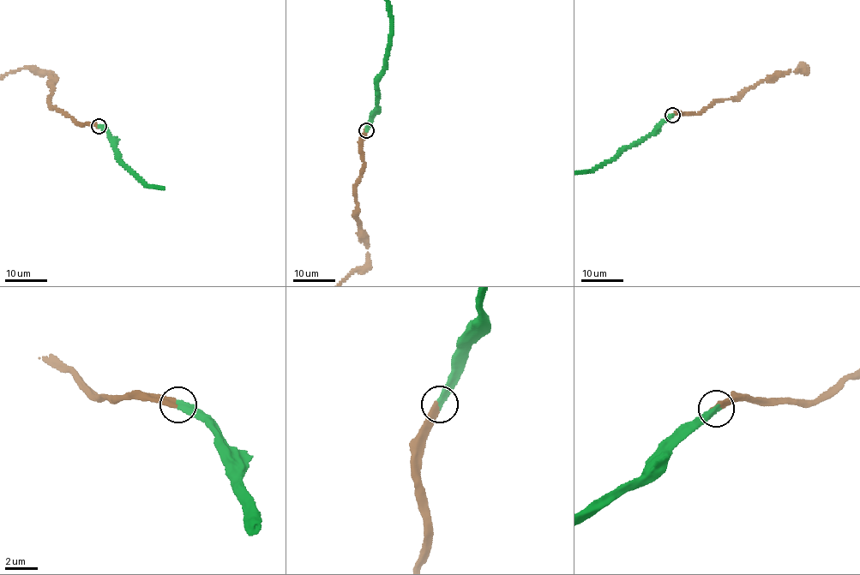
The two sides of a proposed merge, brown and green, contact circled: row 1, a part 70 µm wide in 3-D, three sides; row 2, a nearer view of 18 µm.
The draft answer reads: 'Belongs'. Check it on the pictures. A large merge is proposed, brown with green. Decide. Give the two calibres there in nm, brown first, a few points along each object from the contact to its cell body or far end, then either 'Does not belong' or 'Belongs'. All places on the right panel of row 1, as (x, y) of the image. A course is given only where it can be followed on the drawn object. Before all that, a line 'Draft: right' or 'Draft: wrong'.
Draft: right
Thickness 440 nm (brown) against 440 nm. Course of green: (672, 115), (664, 119), (652, 134), (592, 170). Belongs

